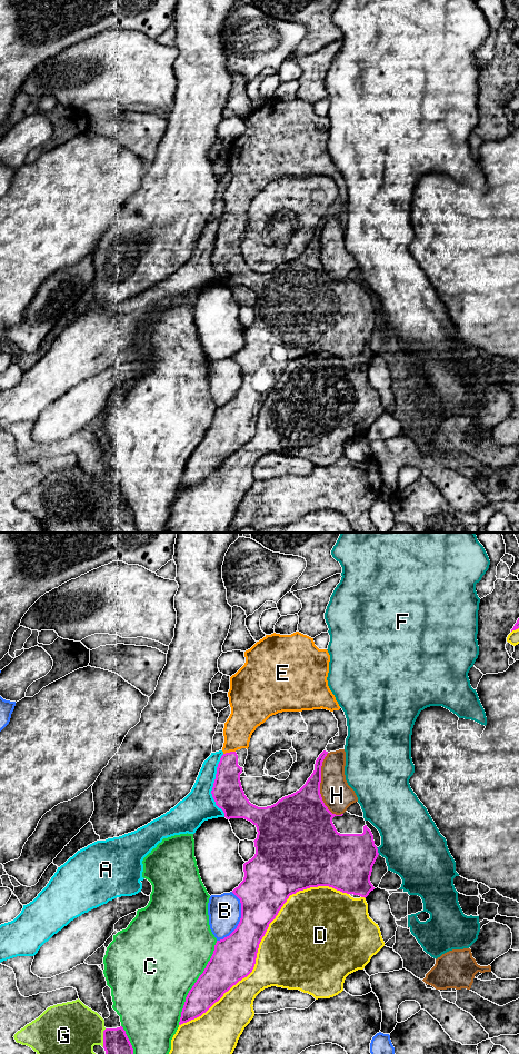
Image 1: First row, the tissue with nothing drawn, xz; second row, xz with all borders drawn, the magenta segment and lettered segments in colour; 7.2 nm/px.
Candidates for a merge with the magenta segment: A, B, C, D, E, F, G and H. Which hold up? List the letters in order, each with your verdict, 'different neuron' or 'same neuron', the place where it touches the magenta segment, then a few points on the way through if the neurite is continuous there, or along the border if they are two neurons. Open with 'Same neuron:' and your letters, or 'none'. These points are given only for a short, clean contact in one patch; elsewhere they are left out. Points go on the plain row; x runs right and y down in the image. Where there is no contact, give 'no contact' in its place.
Same neuron: E
A: different neuron; contact xz (213, 251)
B: different neuron; contact xz (240, 386)
C: different neuron; contact xz (195, 449)
D: different neuron; contact xz (260, 407)
E: same neuron; contact xz (230, 218); way xz (227, 252), (230, 218), (230, 211), (242, 188)
F: different neuron; contact xz (377, 317)
G: different neuron; contact xz (103, 504)
H: different neuron; contact xz (319, 254)

